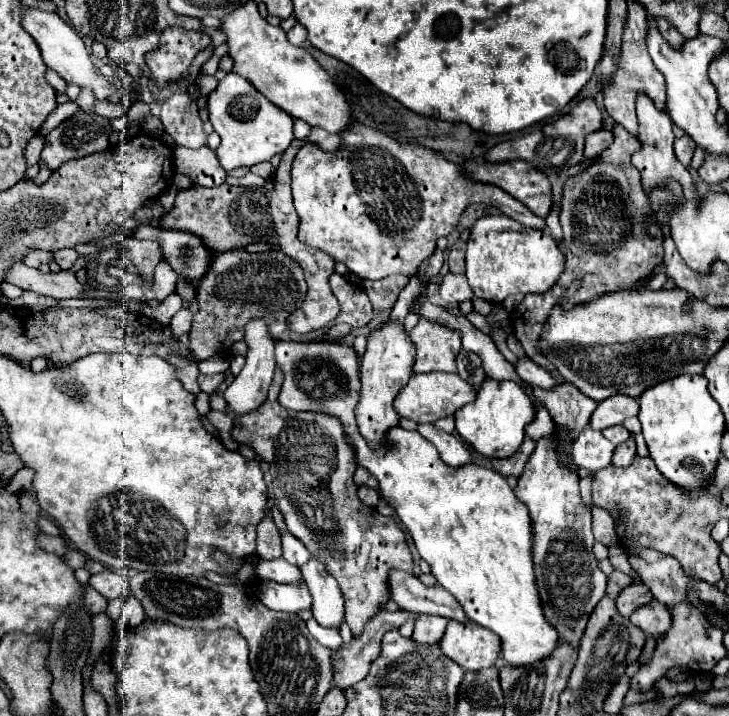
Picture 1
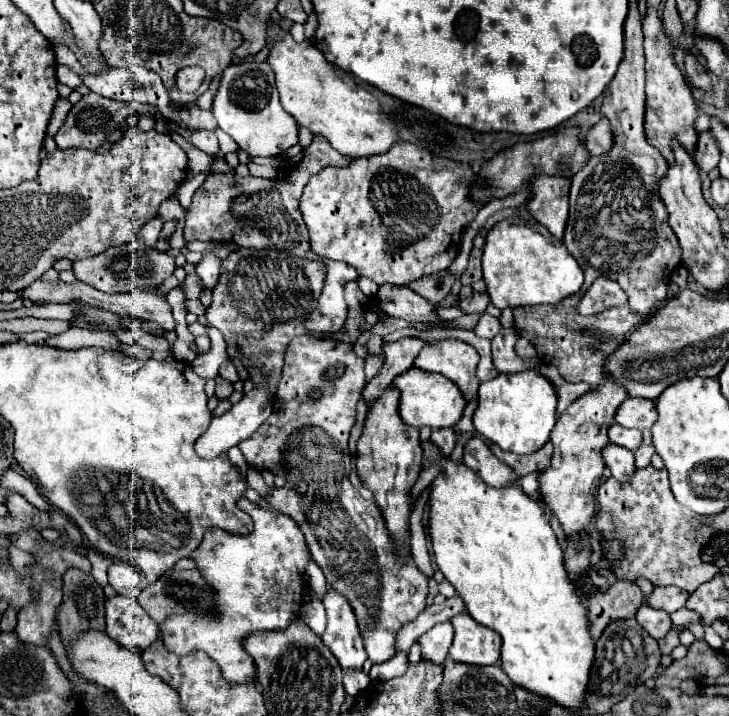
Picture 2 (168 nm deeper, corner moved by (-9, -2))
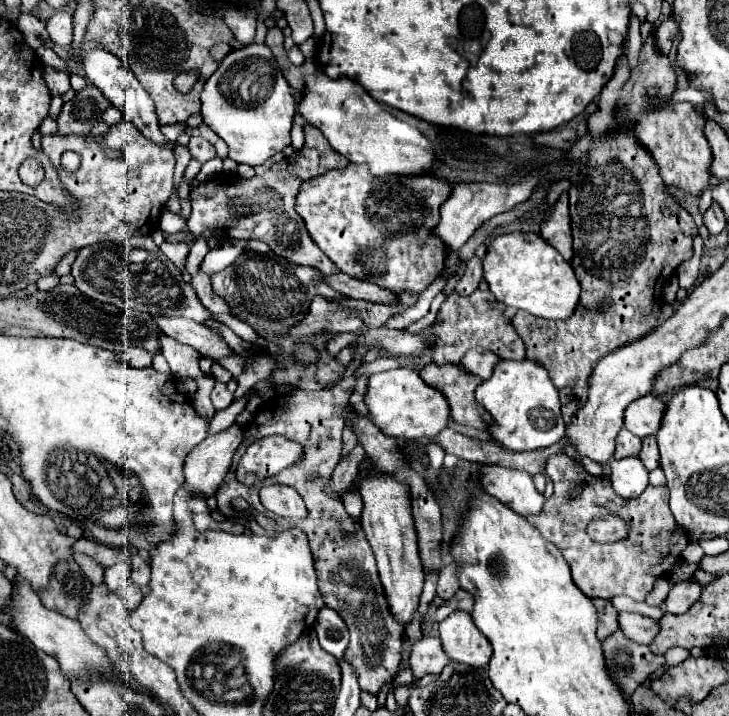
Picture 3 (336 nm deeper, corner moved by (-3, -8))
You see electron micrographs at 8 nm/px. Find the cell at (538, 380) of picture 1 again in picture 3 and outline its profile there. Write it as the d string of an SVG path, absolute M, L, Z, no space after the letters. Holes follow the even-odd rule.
M481 348L469 350L461 360L461 366L467 372L473 372L473 374L481 376L483 380L491 378L497 364L499 364L499 356L495 352L491 352L491 350L481 350Z

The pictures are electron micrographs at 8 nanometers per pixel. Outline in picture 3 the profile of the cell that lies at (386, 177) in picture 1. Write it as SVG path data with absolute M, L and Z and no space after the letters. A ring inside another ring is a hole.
M349 164L345 170L329 170L303 182L297 194L295 210L303 218L311 240L341 272L391 292L419 294L437 278L445 266L449 250L445 242L435 234L435 228L439 224L439 208L449 198L449 194L449 182L429 172L417 176L401 176L397 184L391 182L391 178L373 176L365 166Z

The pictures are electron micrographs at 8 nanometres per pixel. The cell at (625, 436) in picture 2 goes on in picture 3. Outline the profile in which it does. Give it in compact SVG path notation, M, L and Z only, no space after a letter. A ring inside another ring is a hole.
M621 430L619 436L615 438L617 442L617 448L615 448L615 456L613 458L625 458L625 456L637 456L641 452L641 438L627 432L627 430Z

